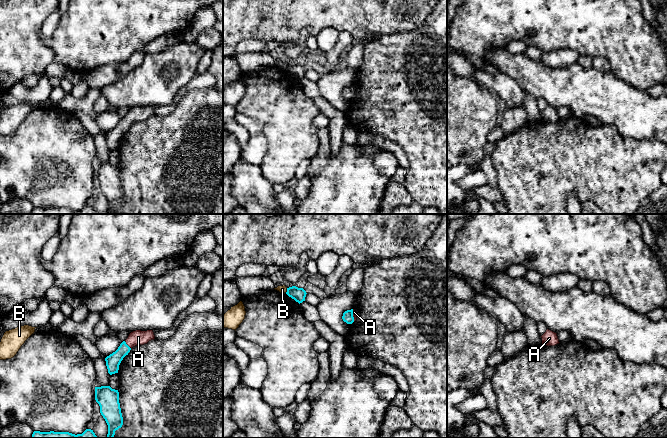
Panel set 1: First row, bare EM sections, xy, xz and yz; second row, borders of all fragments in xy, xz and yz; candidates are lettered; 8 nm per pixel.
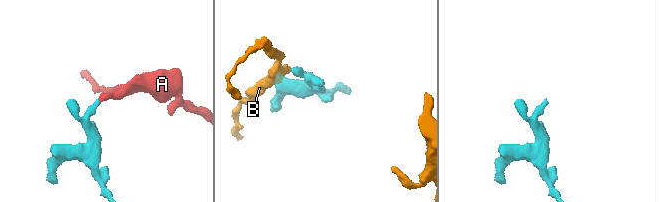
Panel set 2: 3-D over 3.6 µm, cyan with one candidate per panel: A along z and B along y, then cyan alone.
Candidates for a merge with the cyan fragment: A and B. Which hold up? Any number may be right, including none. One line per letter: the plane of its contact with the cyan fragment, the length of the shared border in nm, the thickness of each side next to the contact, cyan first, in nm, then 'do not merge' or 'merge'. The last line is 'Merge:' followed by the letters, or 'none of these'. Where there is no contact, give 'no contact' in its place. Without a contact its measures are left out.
A: xy | 90 nm | 120/120 nm | merge
B: xz | 40 nm | 110/60 nm | do not merge
Merge: A

